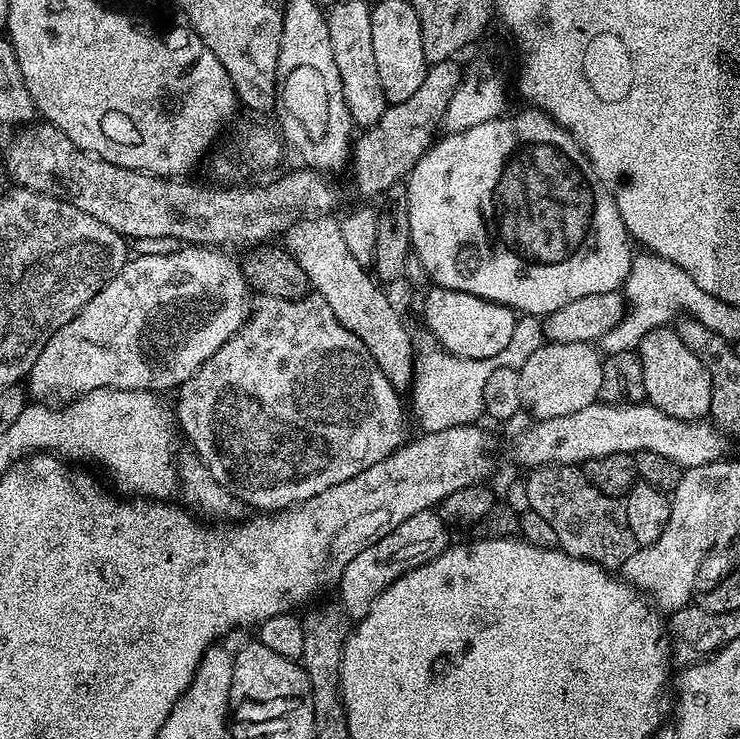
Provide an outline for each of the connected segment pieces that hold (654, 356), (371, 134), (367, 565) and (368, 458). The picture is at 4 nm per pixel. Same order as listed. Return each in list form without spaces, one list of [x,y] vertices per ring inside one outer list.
[[[675,327],[650,330],[638,349],[646,377],[646,397],[666,414],[679,420],[703,420],[712,411],[712,379],[698,354],[680,337]]]
[[[450,59],[431,65],[426,78],[422,78],[422,86],[418,86],[411,98],[389,106],[374,127],[355,137],[350,168],[356,171],[356,184],[366,195],[379,197],[390,186],[401,183],[432,147],[446,106],[450,106],[450,98],[454,98],[454,90],[458,90],[462,79],[462,71],[456,63]]]
[[[429,510],[406,518],[406,522],[402,522],[402,526],[394,526],[394,530],[386,534],[386,538],[378,538],[378,542],[366,546],[366,550],[362,550],[362,554],[358,554],[358,558],[354,558],[350,566],[346,566],[346,570],[338,581],[341,600],[339,603],[343,611],[352,618],[365,616],[369,606],[399,576],[404,576],[410,570],[438,558],[438,554],[442,554],[450,547],[448,531],[450,531],[450,525],[439,511]]]
[[[305,294],[299,298],[285,298],[283,296],[265,295],[263,299],[264,301],[262,301],[261,304],[259,301],[259,303],[253,307],[247,322],[244,323],[244,325],[242,325],[242,327],[198,369],[196,375],[191,376],[188,383],[180,385],[178,389],[178,395],[180,395],[180,397],[177,398],[176,404],[174,403],[174,415],[178,421],[179,427],[182,429],[183,435],[185,432],[185,434],[192,439],[192,444],[196,447],[193,448],[195,455],[200,457],[201,462],[210,470],[210,474],[214,474],[214,478],[217,482],[229,488],[229,490],[232,491],[241,502],[247,505],[249,509],[279,510],[282,508],[289,508],[291,504],[301,504],[304,500],[314,498],[318,494],[322,494],[322,490],[330,490],[330,486],[338,486],[338,482],[346,482],[350,478],[354,478],[354,474],[362,474],[362,470],[370,470],[370,466],[374,466],[374,462],[382,462],[387,456],[391,456],[406,440],[406,436],[404,436],[404,412],[406,416],[406,408],[404,410],[403,406],[400,405],[400,400],[402,400],[401,393],[397,392],[394,385],[390,382],[390,378],[382,372],[378,366],[378,362],[374,362],[374,358],[370,354],[370,350],[367,346],[365,346],[350,330],[346,330],[342,326],[342,322],[338,322],[338,318],[334,318],[334,310],[330,310],[330,306],[321,296]]]

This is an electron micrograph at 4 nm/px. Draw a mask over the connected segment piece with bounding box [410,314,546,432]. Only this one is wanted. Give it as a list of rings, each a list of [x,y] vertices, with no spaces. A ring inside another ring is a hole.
[[[524,314],[519,317],[514,326],[514,338],[510,338],[510,346],[494,354],[489,360],[475,360],[474,358],[462,358],[454,356],[451,352],[435,350],[436,352],[419,353],[414,364],[414,375],[410,396],[416,399],[416,407],[410,412],[416,415],[416,420],[422,426],[424,432],[437,432],[446,430],[450,424],[473,423],[476,415],[481,415],[486,394],[486,381],[490,374],[502,366],[519,368],[534,354],[534,350],[545,344],[544,326],[541,317]]]

